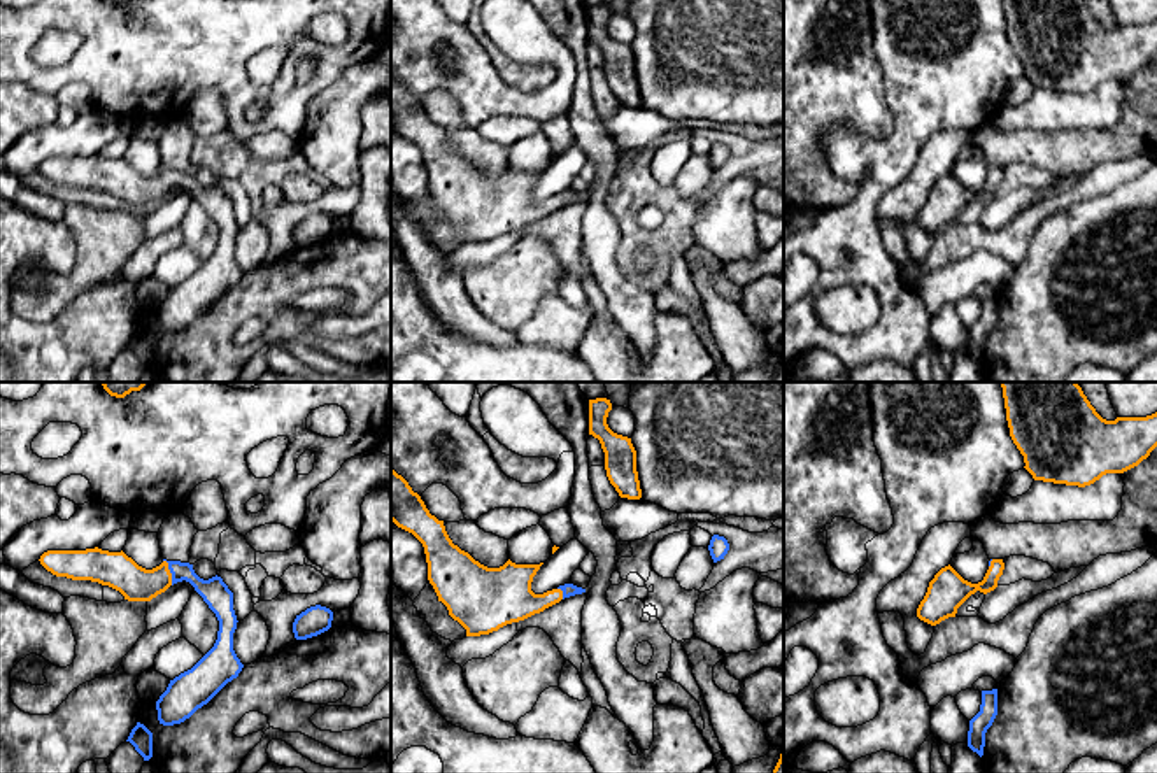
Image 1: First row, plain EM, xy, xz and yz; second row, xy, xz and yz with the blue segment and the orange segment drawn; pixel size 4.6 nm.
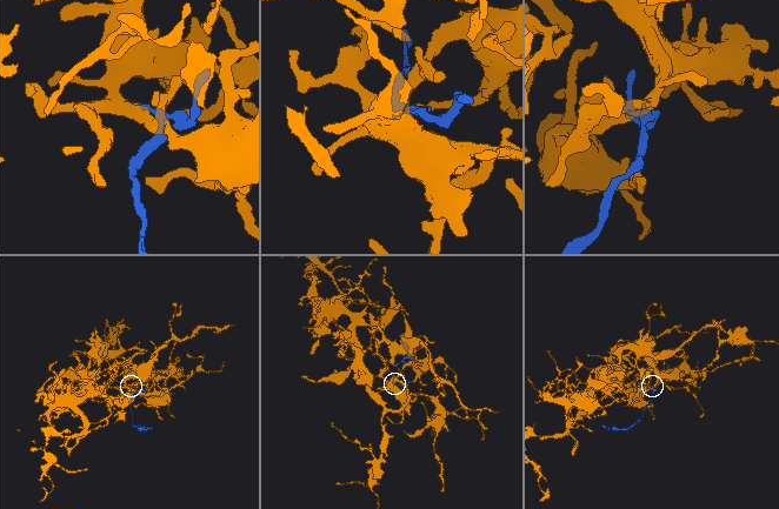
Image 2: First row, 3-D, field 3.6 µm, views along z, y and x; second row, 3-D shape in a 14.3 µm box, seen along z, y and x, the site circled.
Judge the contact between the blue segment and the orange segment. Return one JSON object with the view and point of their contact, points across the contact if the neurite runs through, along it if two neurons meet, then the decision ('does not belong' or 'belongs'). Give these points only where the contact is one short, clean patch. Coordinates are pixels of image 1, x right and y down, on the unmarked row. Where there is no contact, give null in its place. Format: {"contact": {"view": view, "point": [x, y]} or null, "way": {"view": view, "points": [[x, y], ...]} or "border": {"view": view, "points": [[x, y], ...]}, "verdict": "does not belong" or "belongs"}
{"contact": {"view": "xy", "point": [170, 179]}, "way": {"view": "xy", "points": [[214, 198], [186, 179], [170, 179], [127, 184], [116, 177]]}, "verdict": "belongs"}

